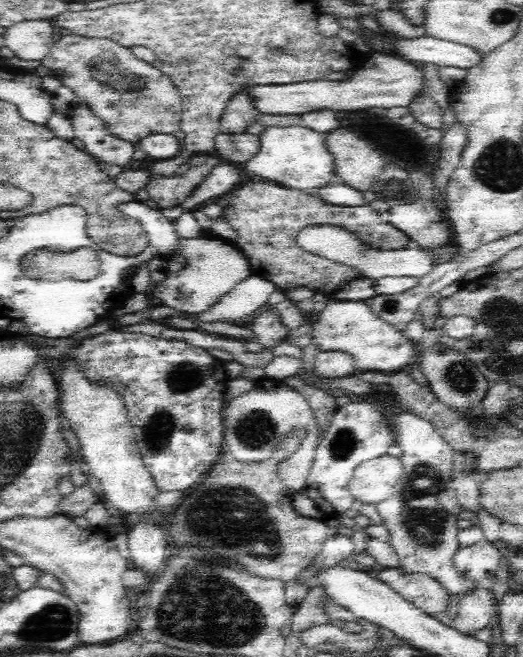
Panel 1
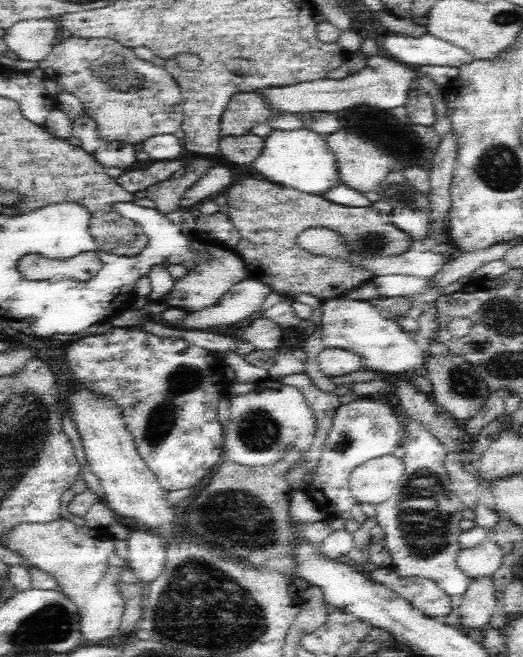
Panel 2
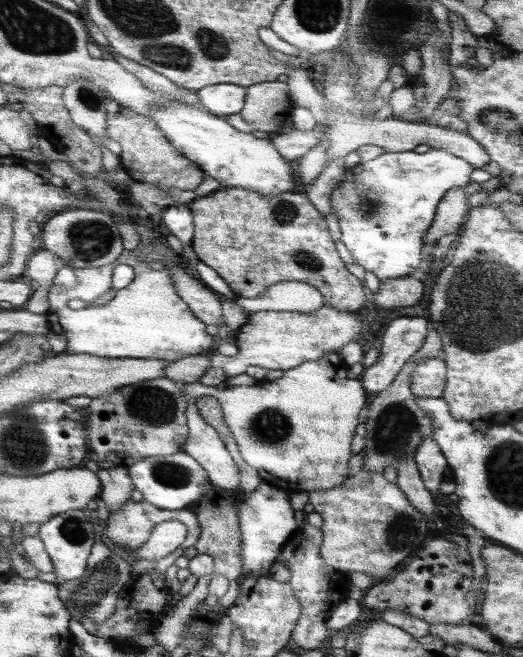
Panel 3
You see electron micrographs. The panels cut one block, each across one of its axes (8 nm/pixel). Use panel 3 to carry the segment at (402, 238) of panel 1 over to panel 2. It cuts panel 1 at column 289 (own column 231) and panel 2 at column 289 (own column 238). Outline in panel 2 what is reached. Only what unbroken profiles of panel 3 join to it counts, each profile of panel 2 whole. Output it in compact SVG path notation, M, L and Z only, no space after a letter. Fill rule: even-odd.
M253 176L235 181L226 191L227 203L223 208L232 225L240 234L241 242L234 248L235 254L244 262L247 279L260 280L265 286L281 297L294 298L303 294L314 296L322 303L347 297L348 294L362 288L366 281L372 281L374 275L366 270L362 258L366 256L400 256L410 252L414 240L391 223L382 220L382 213L373 205L369 207L351 207L336 204L323 195L301 193L299 190L282 187L266 179L256 179ZM310 228L328 228L342 236L350 248L346 259L328 256L317 256L300 247L298 238Z

